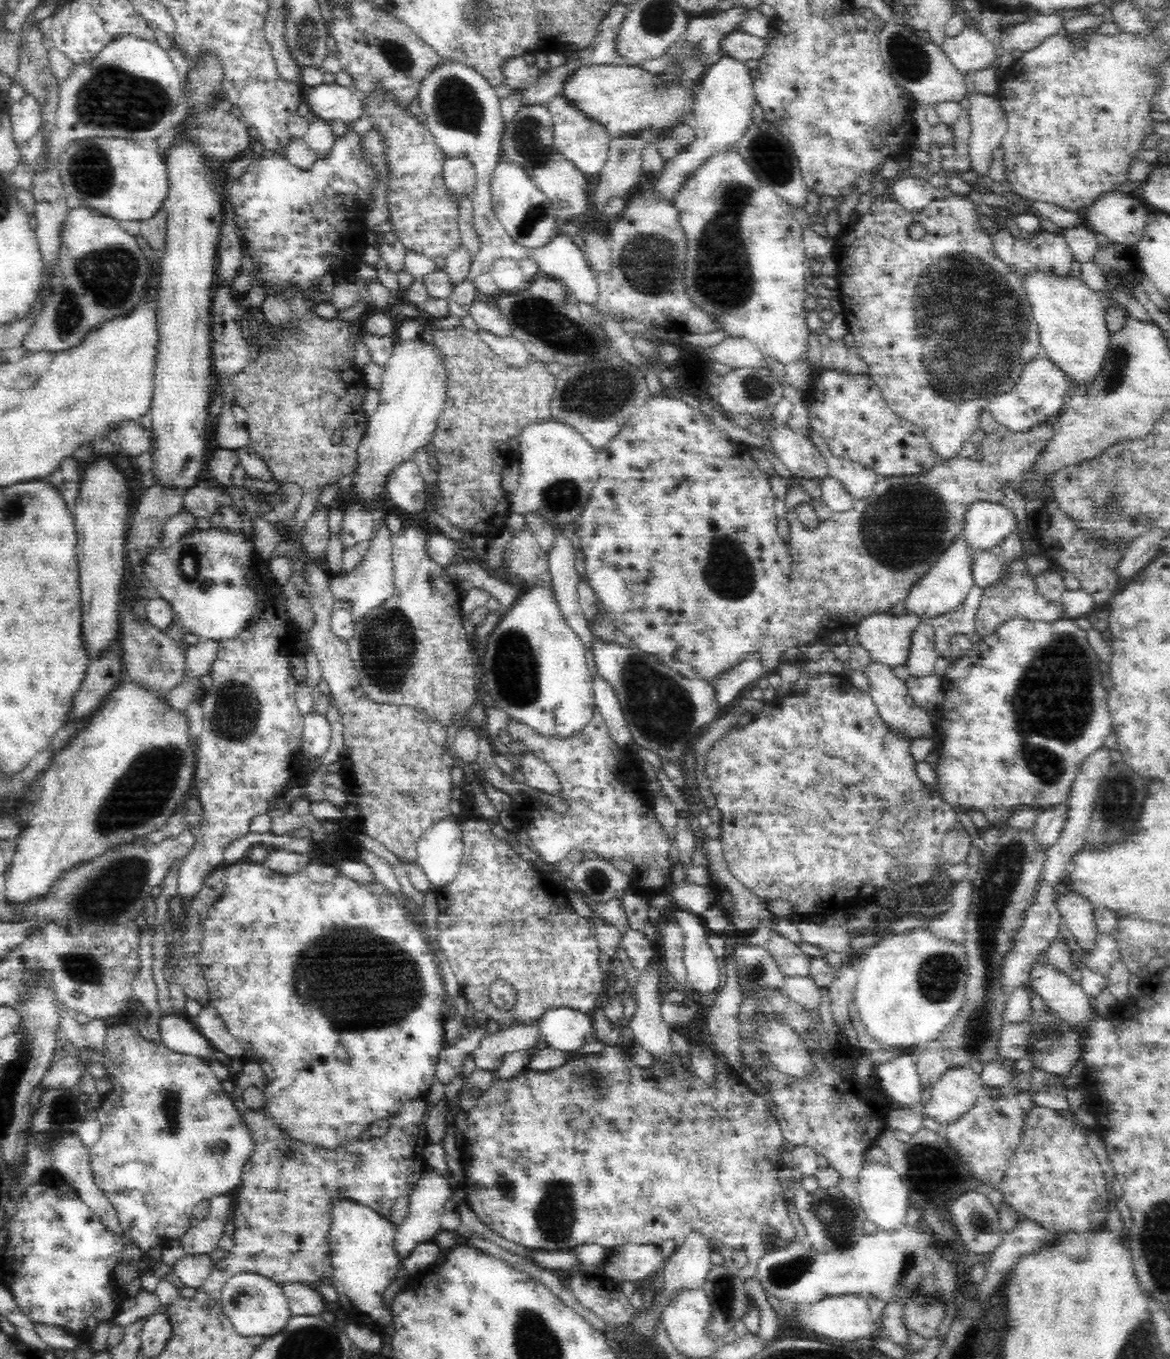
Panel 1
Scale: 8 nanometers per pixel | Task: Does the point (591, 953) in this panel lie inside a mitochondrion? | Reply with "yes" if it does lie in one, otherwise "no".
no

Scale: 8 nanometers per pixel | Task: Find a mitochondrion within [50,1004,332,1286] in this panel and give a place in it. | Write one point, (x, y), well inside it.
(168, 1104)

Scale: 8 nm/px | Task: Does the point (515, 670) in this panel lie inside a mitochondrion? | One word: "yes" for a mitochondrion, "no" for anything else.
yes

